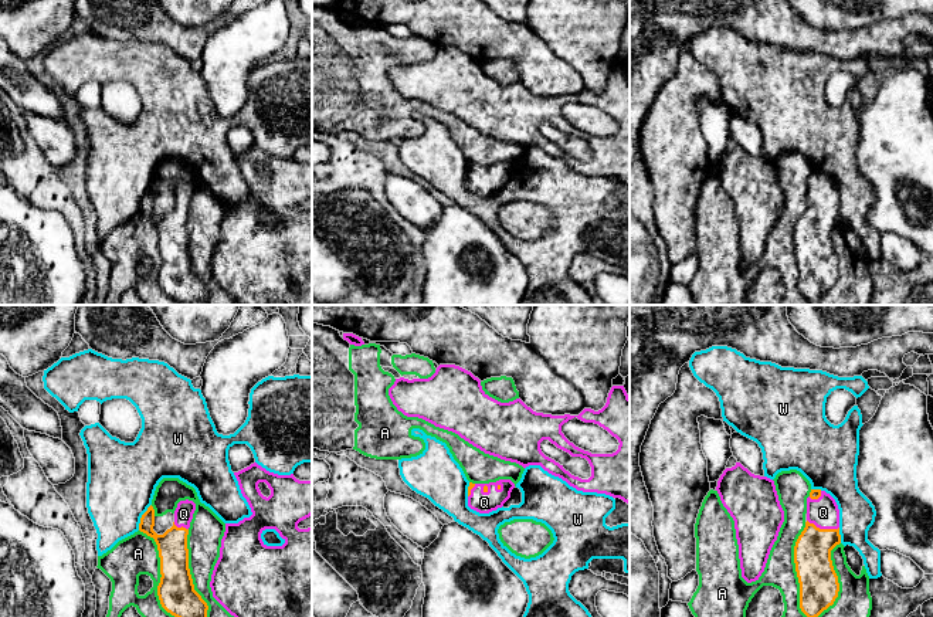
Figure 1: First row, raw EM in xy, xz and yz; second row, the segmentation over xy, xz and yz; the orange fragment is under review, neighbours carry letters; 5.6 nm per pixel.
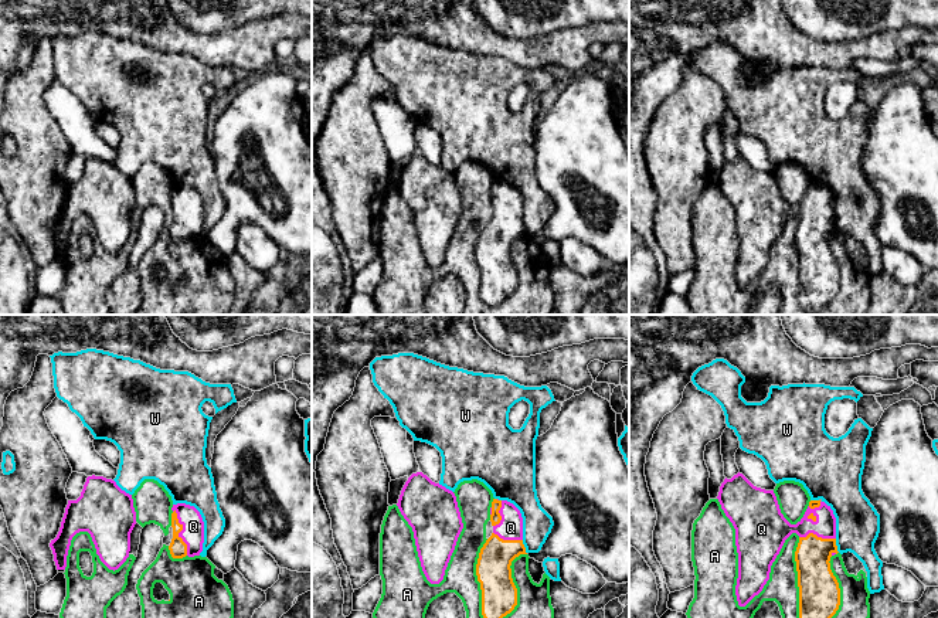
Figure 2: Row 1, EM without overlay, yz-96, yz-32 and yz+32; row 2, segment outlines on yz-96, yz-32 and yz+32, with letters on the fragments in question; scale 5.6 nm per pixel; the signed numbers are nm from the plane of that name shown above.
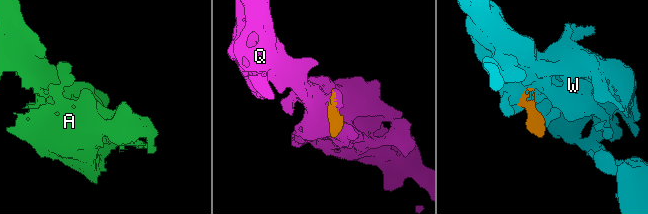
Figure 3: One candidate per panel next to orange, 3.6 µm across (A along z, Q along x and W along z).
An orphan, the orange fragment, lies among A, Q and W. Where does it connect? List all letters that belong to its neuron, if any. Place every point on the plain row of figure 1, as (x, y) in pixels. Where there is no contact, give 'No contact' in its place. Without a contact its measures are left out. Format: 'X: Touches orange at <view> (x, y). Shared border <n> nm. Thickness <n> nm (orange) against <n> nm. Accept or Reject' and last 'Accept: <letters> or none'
A: Touches orange at yz (797, 256). Shared border 550 nm. Thickness 220 nm (orange) against 180 nm. Reject
Q: Touches orange at yz (823, 212). Shared border 190 nm. Thickness 220 nm (orange) against 170 nm. Accept
W: Touches orange at xy (142, 199). Shared border 170 nm. Thickness 170 nm (orange) against 400 nm. Reject
Accept: Q

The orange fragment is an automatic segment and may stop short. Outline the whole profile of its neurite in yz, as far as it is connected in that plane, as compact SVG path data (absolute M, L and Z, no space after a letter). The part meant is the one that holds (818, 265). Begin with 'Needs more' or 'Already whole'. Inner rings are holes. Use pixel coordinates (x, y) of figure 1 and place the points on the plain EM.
Needs more. M811 172L805 210L794 228L800 291L808 301L818 299L838 279L839 265L831 233L839 226L839 191L835 182L825 173Z

